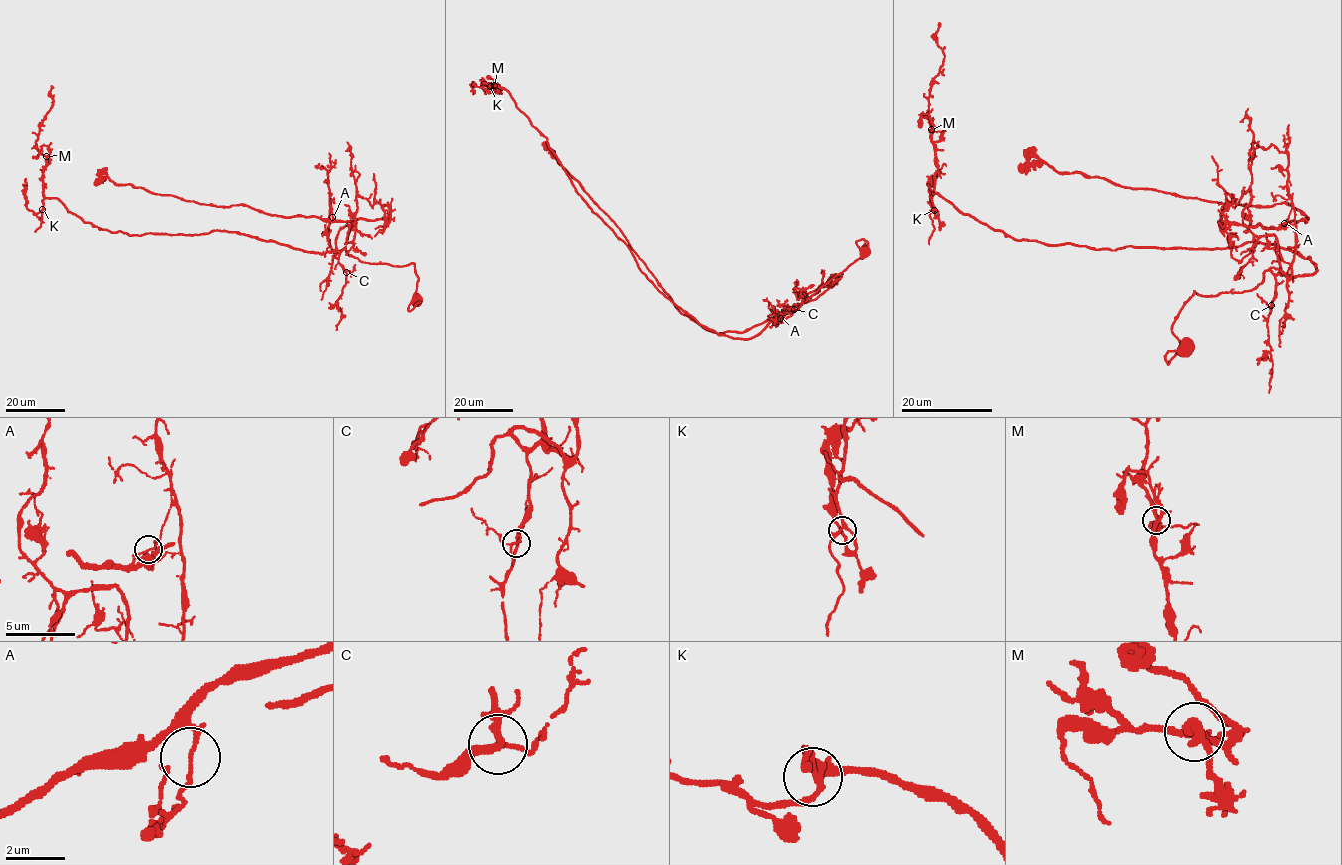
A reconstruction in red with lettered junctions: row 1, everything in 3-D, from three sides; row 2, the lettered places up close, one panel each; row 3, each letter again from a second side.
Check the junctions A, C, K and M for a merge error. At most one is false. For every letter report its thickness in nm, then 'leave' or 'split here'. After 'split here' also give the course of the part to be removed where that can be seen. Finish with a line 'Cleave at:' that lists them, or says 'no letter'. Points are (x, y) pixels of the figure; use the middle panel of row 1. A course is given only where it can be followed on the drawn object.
A: calibre 90 nm; split here; course (781, 317), (780, 314), (769, 317), (742, 332), (716, 333), (683, 315), (621, 231), (542, 143)
C: calibre 220 nm; leave
K: calibre 200 nm; leave
M: calibre 200 nm; leave
Cleave at: A

